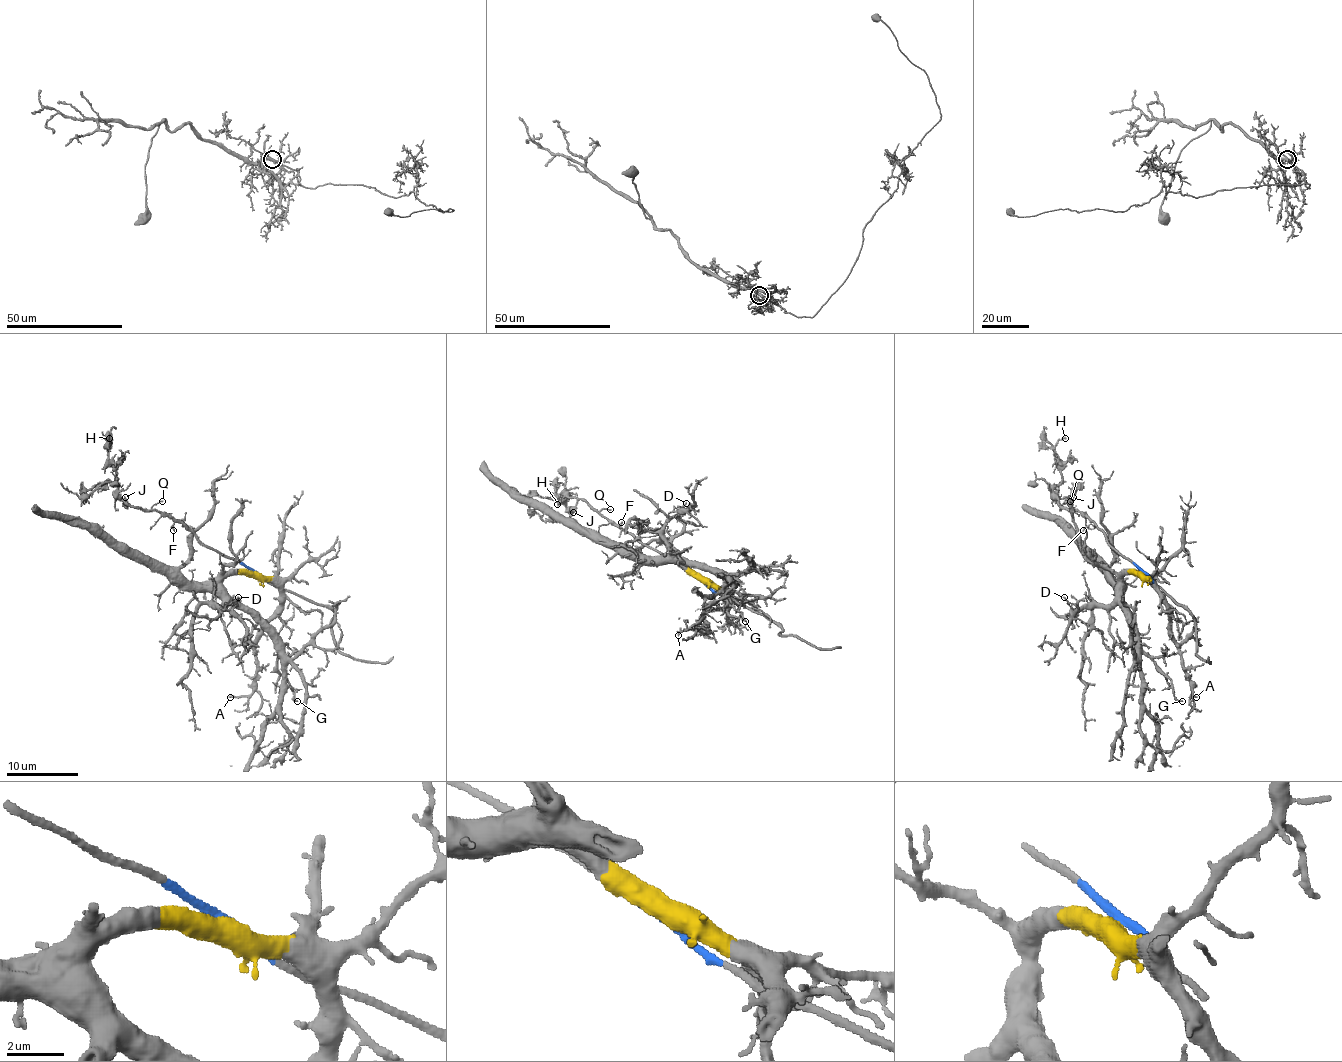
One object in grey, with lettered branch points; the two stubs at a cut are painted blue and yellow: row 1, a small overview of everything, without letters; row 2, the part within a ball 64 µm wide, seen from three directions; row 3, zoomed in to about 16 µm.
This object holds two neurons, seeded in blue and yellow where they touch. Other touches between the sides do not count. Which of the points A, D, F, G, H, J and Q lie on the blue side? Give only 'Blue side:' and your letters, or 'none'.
Blue side: F, H, J, Q

